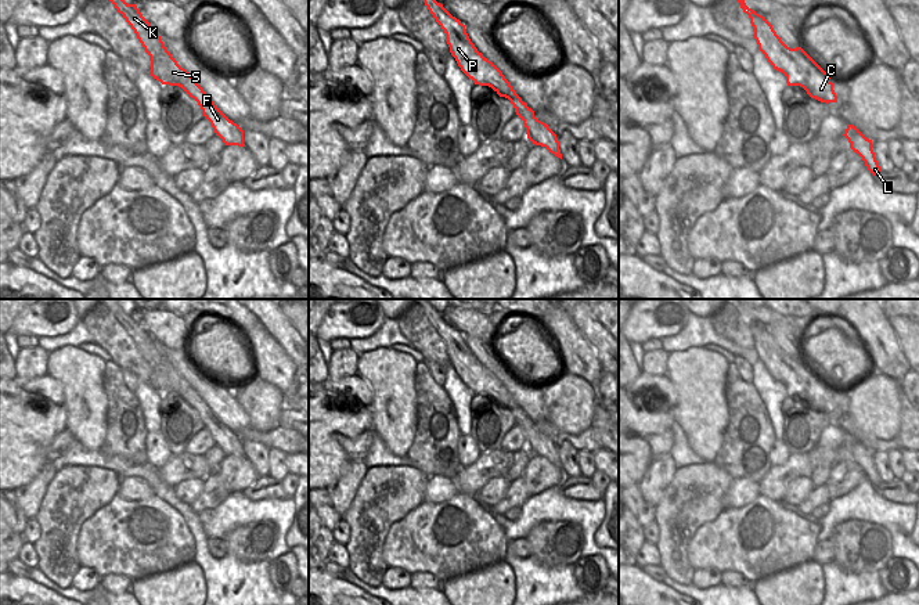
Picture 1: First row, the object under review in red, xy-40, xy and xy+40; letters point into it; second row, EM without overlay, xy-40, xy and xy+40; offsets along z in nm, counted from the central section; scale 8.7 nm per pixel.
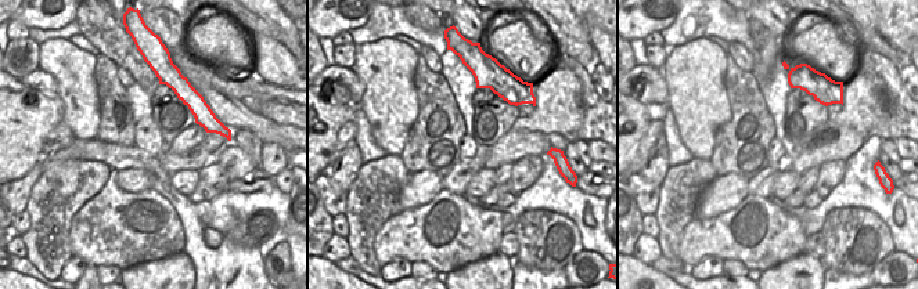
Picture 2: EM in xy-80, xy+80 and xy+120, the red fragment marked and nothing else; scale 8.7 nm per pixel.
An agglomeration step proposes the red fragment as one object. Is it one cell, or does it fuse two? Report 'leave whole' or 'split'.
split

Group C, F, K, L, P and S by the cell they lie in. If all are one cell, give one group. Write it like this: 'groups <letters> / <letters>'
groups C K P S / F L

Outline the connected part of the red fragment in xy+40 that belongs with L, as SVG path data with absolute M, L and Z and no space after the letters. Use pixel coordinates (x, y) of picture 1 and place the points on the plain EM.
M848 433L843 446L848 450L850 458L862 468L866 479L873 486L879 485L882 482L882 478L879 476L872 460L872 450L866 449L855 436Z

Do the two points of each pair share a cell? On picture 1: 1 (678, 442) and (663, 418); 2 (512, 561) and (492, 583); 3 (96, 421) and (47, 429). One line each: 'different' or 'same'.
1: different
2: different
3: different

